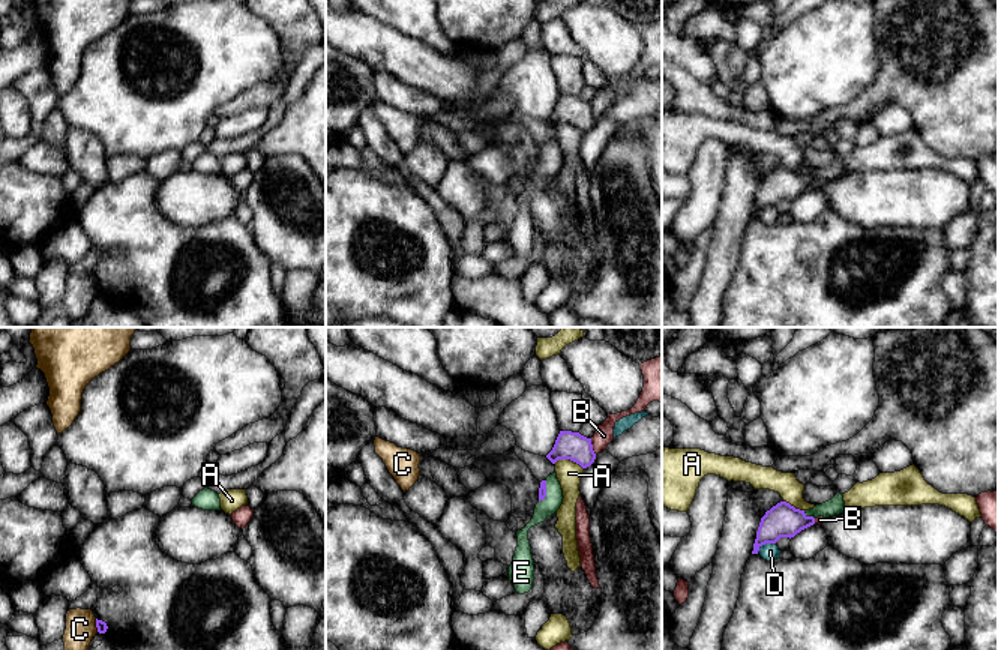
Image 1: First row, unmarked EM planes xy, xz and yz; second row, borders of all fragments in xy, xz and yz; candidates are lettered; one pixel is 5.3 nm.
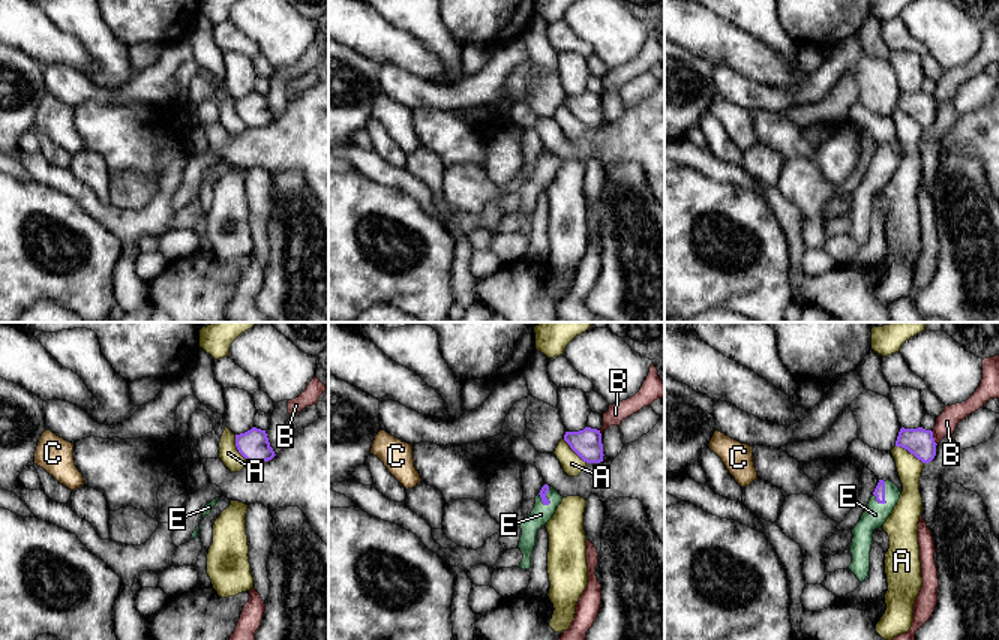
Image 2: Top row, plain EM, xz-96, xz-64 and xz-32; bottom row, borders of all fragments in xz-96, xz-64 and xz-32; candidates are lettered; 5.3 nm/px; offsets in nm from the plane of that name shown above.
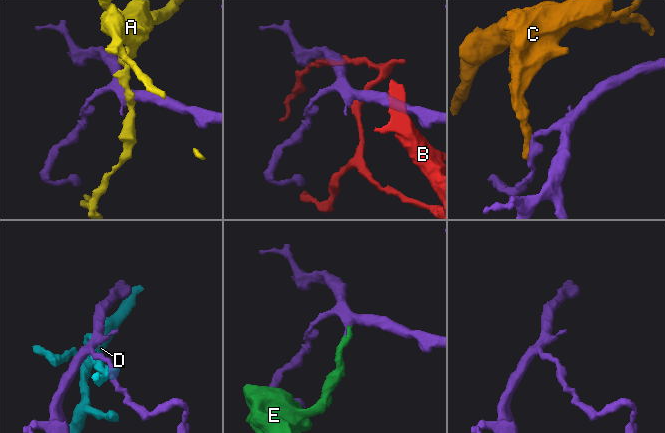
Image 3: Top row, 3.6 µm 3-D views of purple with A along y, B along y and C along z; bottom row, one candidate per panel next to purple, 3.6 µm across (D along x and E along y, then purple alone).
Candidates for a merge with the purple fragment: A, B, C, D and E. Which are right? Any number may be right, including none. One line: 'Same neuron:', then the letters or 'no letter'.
Same neuron: E

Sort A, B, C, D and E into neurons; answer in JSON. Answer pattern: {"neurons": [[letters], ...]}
{"neurons": [["A"], ["B"], ["C"], ["D"], ["E"]]}

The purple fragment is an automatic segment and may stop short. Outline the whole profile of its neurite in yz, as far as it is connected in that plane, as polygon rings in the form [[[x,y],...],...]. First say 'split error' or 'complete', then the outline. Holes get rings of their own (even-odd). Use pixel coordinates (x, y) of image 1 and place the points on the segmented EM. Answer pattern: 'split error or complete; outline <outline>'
split error; outline [[[840,492],[809,510],[800,510],[786,501],[780,501],[761,518],[752,554],[758,554],[762,545],[776,543],[780,537],[794,537],[801,530],[813,525],[818,516],[828,518],[843,510],[845,501]]]

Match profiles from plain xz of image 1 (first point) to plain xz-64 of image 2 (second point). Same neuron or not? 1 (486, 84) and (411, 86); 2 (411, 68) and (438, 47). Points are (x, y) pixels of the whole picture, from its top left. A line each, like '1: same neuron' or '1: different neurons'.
1: same neuron
2: different neurons

